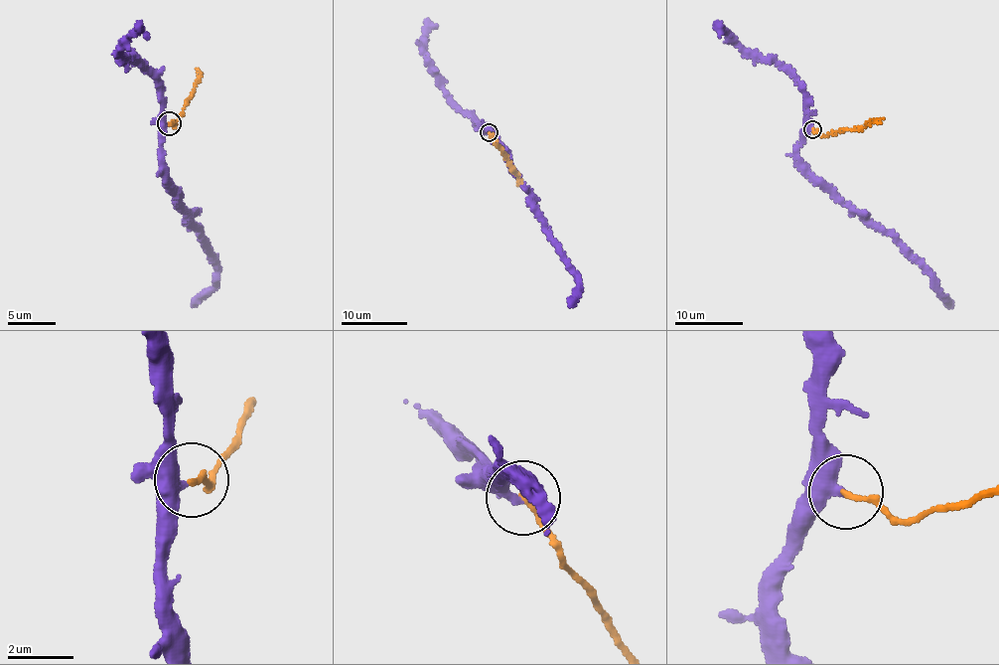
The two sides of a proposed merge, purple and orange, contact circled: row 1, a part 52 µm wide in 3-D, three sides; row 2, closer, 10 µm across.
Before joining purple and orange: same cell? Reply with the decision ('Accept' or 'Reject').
Reject

